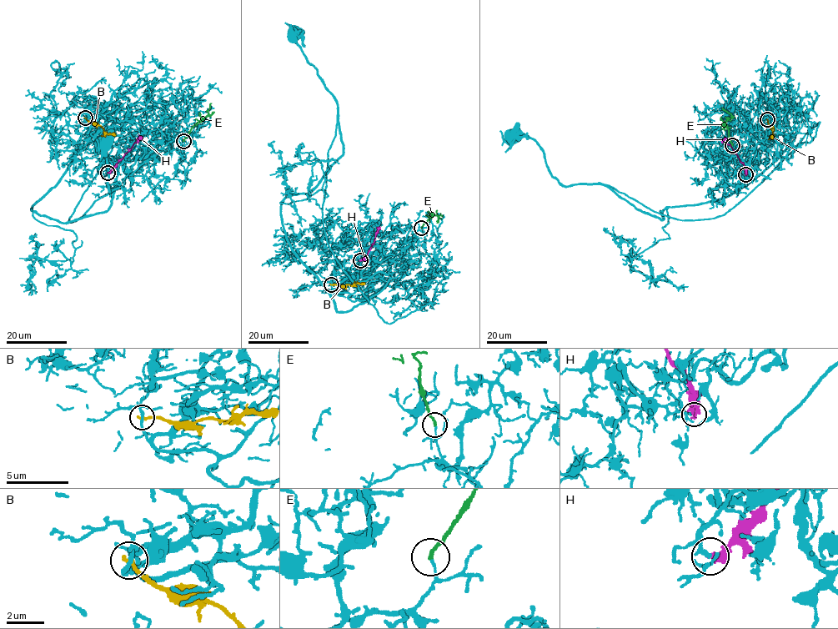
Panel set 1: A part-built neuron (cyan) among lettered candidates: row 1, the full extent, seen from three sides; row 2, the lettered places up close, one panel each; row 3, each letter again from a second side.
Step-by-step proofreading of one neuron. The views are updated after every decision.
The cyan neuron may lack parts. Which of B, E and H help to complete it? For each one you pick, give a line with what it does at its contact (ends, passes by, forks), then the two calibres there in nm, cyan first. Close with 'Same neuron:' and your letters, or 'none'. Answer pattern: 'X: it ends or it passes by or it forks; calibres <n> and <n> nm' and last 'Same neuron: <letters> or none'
Same neuron: none

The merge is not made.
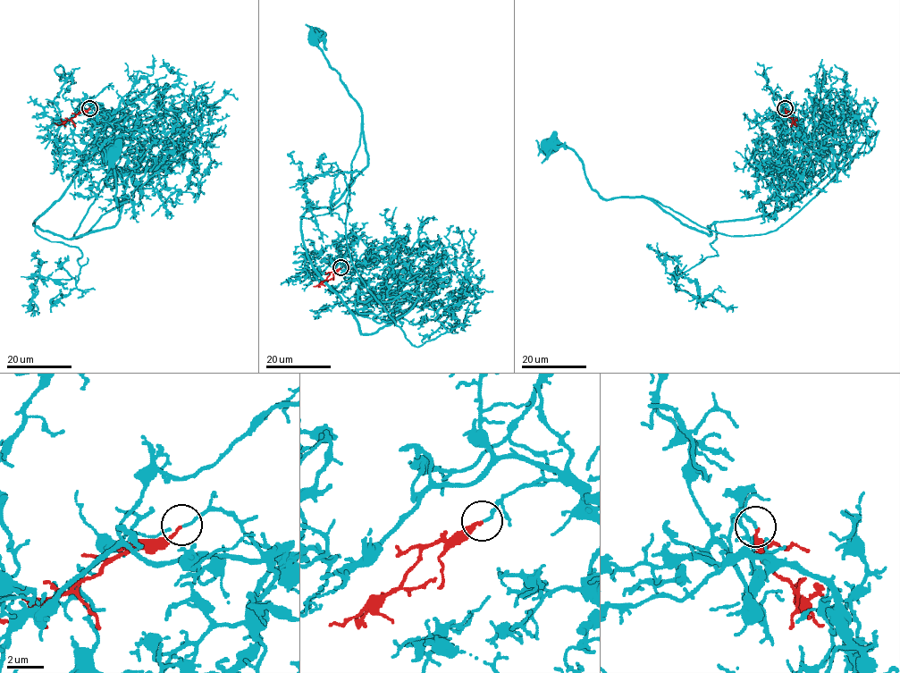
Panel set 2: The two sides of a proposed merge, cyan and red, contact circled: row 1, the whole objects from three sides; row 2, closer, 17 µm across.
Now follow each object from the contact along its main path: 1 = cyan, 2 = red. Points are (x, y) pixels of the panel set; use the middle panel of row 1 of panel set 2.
1: (340, 268), (363, 270), (359, 300), (417, 298), (362, 333), (312, 264), (301, 217), (367, 163), (315, 37)
2: (340, 268), (332, 272), (325, 280), (313, 287)

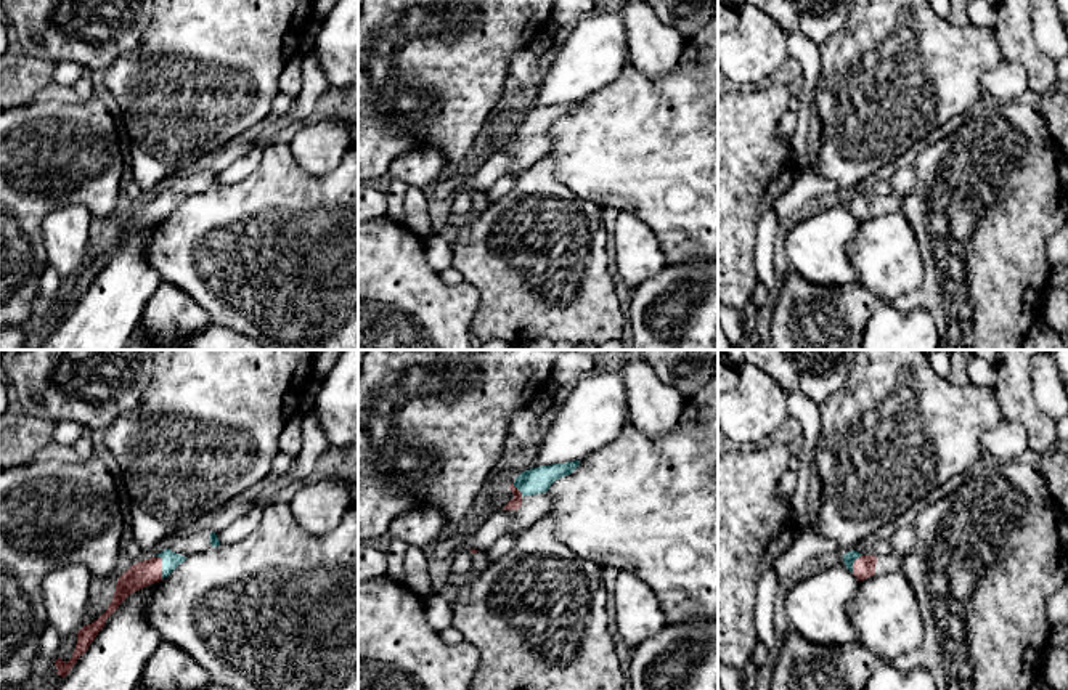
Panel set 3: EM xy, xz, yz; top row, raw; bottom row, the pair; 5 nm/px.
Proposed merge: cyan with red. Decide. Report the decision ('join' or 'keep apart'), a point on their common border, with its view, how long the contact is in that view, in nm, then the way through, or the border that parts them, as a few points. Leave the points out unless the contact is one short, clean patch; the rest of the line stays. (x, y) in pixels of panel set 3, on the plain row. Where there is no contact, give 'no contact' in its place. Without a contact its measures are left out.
join; meets cyan in xy at (163, 207); contact 120 nm long; runs through xy (171, 201), (163, 207), (140, 215)

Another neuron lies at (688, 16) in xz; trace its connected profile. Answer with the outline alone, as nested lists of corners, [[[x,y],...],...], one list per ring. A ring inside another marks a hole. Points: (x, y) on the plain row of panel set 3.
[[[647,0],[657,18],[686,39],[705,27],[718,11],[718,0]]]

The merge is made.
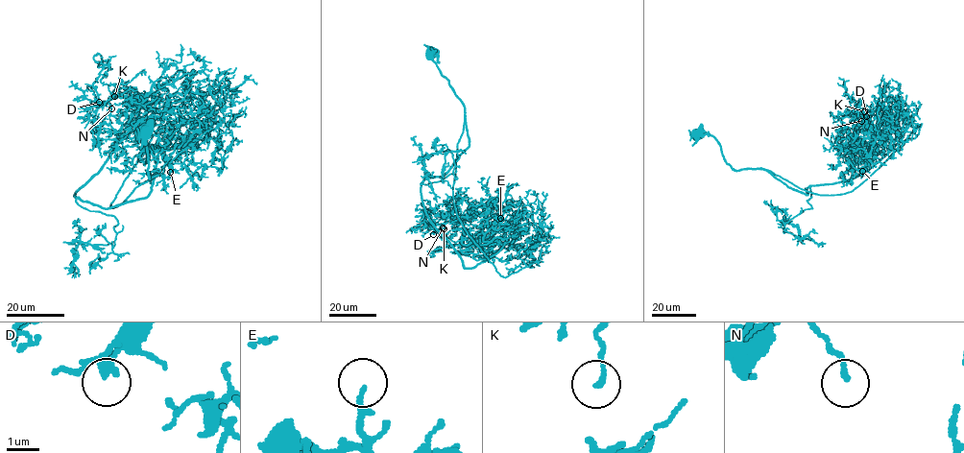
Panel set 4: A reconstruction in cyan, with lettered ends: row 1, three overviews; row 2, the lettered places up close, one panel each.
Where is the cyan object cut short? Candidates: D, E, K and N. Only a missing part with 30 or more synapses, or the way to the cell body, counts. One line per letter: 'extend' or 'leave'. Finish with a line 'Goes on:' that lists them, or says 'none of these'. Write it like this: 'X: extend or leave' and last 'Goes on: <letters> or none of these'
D: leave
E: extend
K: leave
N: leave
Goes on: E

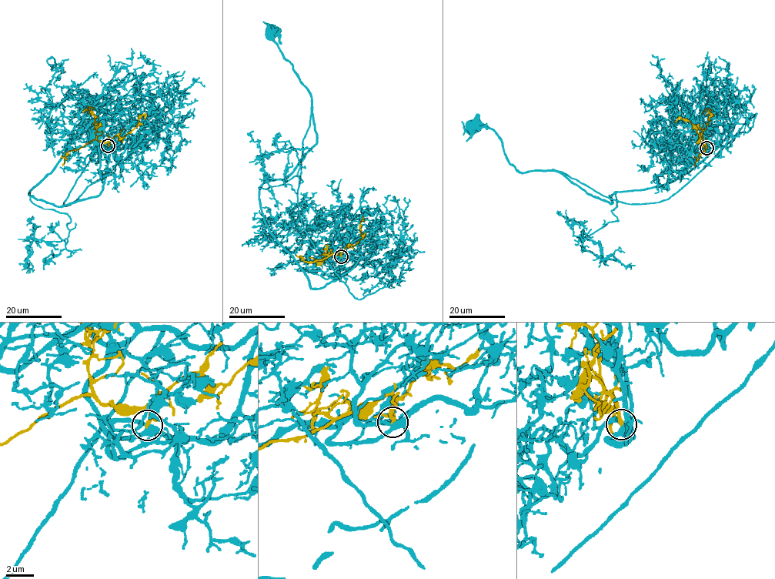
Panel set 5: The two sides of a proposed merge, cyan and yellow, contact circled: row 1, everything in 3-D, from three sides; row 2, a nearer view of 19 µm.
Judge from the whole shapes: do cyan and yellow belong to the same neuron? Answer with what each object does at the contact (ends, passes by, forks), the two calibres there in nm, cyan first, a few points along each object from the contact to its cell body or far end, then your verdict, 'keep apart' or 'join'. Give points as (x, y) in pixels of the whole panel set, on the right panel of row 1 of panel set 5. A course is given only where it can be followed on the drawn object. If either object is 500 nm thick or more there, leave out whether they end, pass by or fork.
cyan forks; yellow ends; calibres 360 and 280 nm; course cyan (706, 148), (708, 125), (735, 122), (687, 172), (609, 203), (556, 171), (519, 172), (496, 133), (474, 125); course yellow (706, 148), (703, 142), (701, 144), (705, 142), (705, 150), (694, 165); keep apart

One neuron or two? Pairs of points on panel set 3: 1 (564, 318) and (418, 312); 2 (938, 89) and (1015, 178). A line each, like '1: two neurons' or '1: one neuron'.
1: two neurons
2: two neurons

